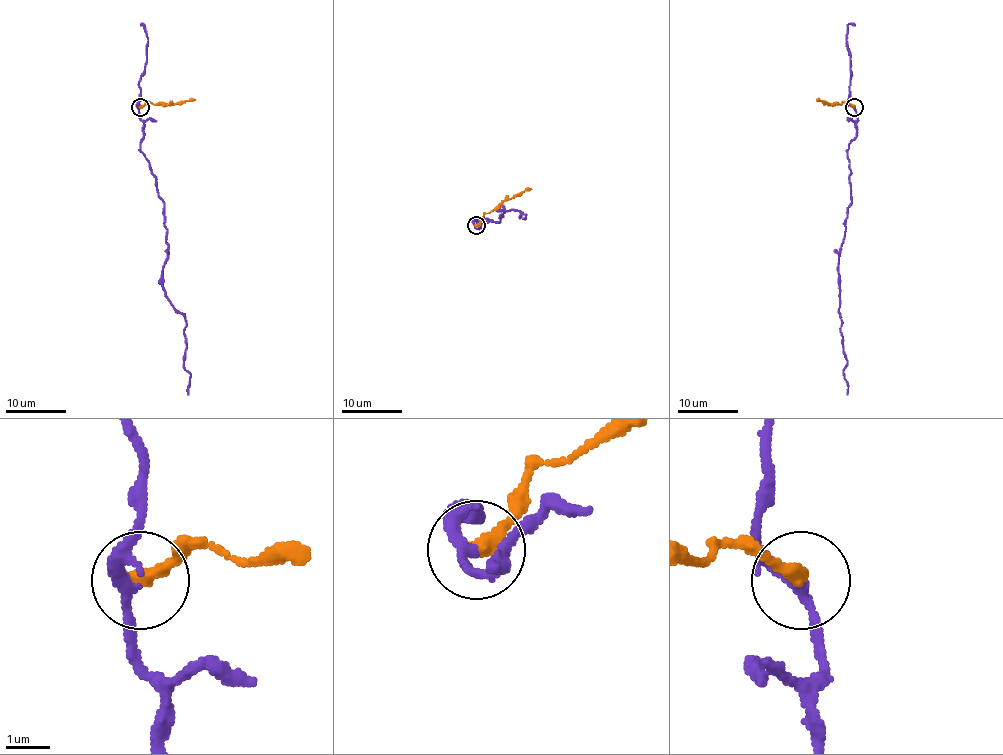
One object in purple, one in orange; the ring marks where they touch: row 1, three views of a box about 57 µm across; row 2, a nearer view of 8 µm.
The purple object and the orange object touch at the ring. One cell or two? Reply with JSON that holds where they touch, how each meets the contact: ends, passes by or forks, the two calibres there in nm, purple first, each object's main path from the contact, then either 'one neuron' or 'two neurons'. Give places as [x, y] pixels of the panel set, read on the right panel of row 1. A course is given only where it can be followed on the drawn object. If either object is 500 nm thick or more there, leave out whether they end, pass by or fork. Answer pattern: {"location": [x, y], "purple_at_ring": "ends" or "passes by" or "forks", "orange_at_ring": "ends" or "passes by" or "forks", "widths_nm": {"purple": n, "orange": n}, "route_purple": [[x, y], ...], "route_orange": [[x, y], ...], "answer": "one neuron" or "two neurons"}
{"location": [854, 107], "purple_at_ring": "passes by", "orange_at_ring": "ends", "widths_nm": {"purple": 240, "orange": 360}, "route_purple": [[854, 107], [856, 137], [848, 145], [847, 154], [850, 161], [850, 202], [838, 273], [847, 395]], "route_orange": [[854, 107], [817, 100]], "answer": "two neurons"}

